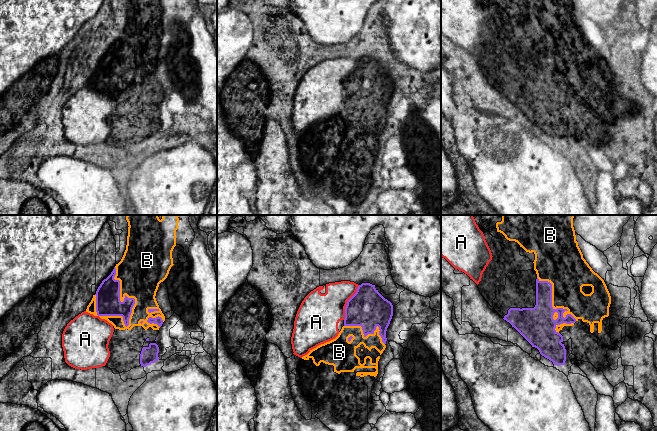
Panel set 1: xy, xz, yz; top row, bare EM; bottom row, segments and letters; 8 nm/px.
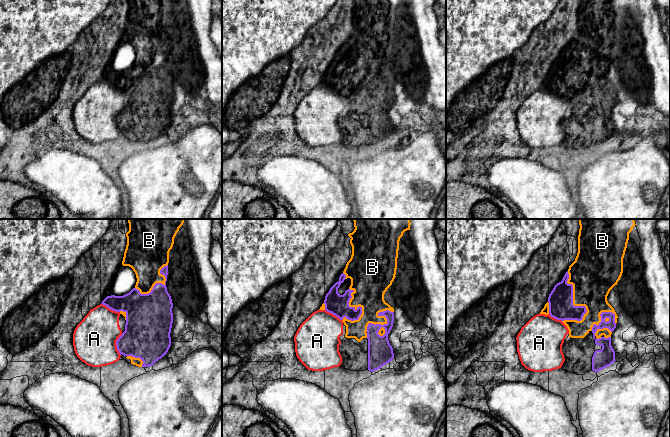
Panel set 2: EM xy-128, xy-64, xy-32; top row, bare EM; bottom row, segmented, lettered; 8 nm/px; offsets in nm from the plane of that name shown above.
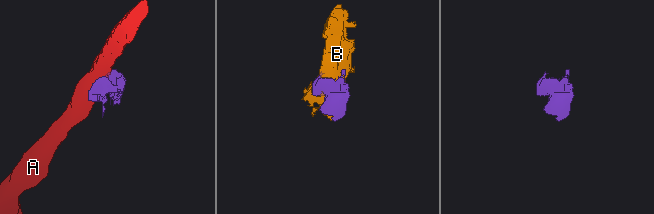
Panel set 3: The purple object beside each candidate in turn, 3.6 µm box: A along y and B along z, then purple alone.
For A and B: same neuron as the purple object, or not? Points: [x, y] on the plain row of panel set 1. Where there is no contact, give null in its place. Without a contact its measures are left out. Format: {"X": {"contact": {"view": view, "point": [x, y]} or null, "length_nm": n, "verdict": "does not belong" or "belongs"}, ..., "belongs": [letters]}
{"A": {"contact": {"view": "xz", "point": [347, 78]}, "length_nm": 300, "verdict": "does not belong"}, "B": {"contact": {"view": "xy", "point": [124, 75]}, "length_nm": 500, "verdict": "does not belong"}, "belongs": []}

